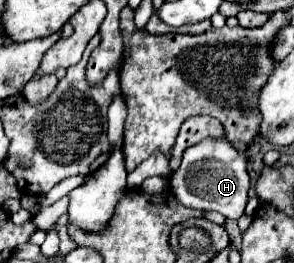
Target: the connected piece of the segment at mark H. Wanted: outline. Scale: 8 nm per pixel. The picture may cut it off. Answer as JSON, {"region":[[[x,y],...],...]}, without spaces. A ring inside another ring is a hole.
{"region":[[[205,138],[199,144],[185,150],[181,166],[171,174],[171,192],[173,196],[187,208],[195,210],[213,210],[223,214],[225,218],[237,220],[245,212],[247,192],[249,192],[249,174],[247,174],[247,158],[257,154],[260,143],[253,143],[245,154],[238,152],[223,138]]]}

